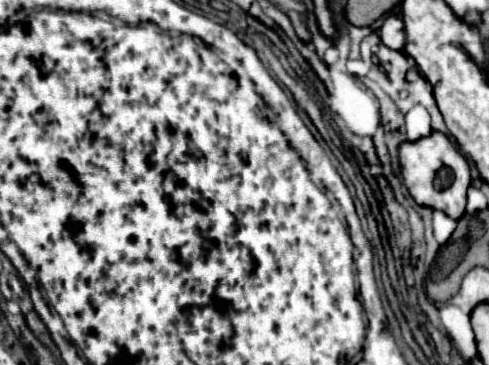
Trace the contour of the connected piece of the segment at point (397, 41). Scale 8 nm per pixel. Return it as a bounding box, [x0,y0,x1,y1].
[379,15,405,51]

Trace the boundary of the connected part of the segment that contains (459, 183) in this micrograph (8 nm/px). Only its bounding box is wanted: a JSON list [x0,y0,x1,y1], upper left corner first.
[399,131,472,219]

